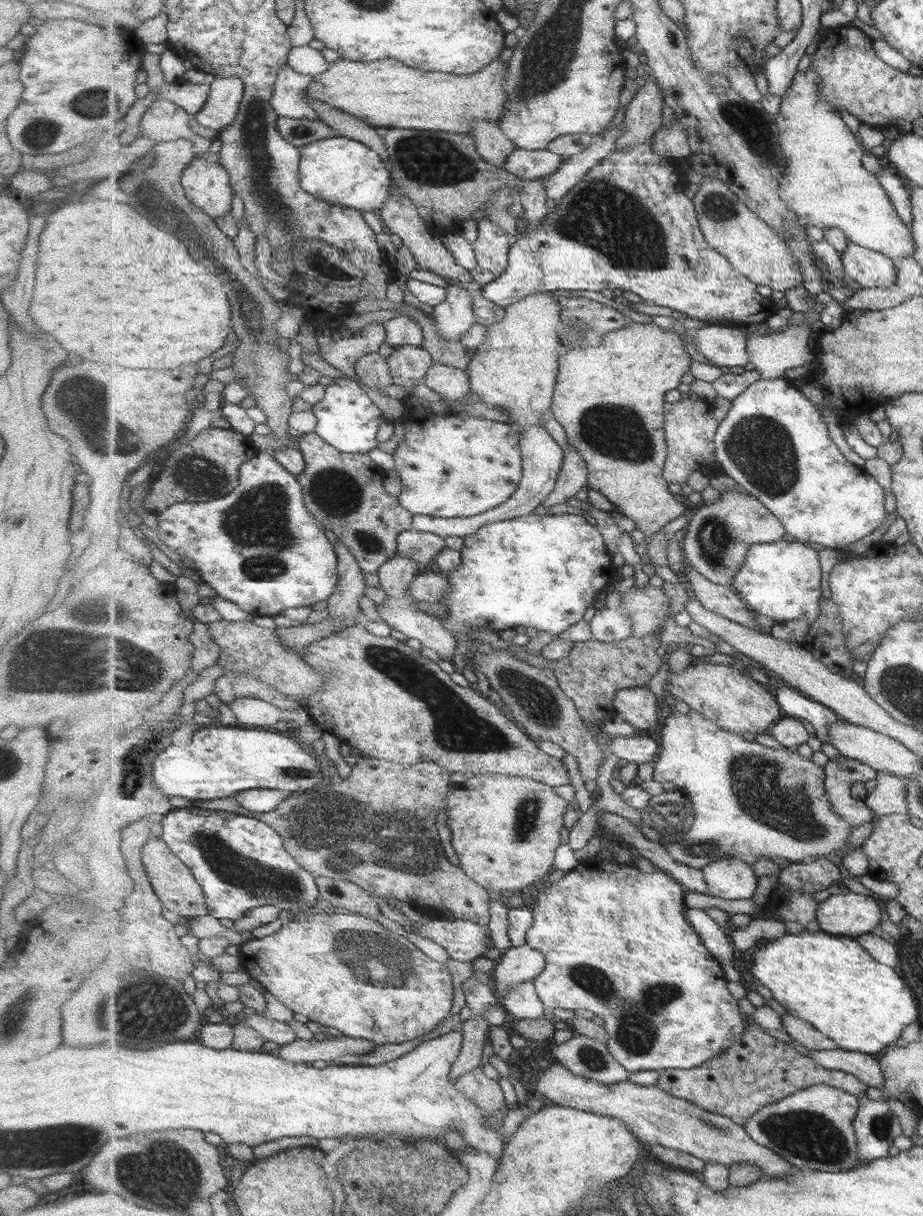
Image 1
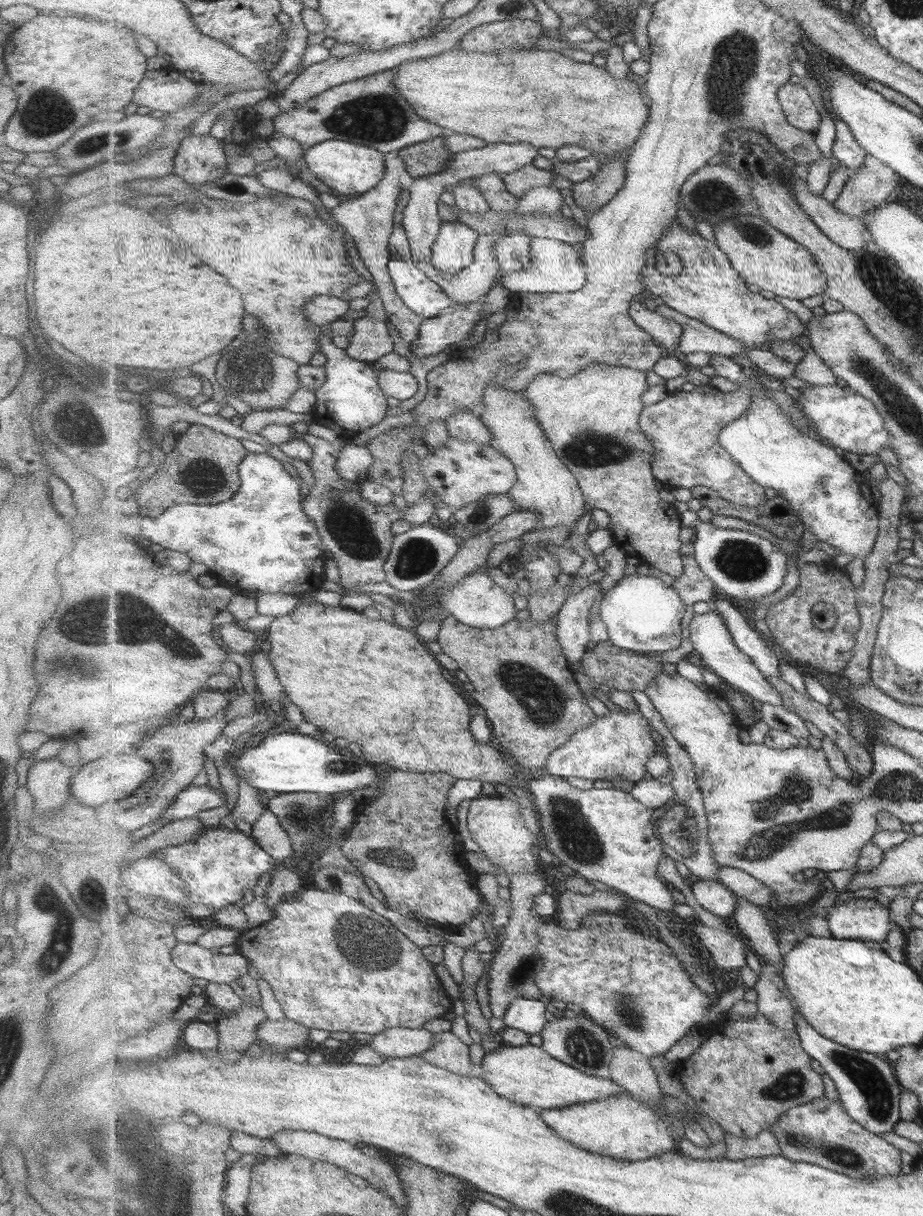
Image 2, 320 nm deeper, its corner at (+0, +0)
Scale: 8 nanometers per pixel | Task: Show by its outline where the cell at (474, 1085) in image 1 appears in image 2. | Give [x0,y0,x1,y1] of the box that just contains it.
[421,1030,478,1075]

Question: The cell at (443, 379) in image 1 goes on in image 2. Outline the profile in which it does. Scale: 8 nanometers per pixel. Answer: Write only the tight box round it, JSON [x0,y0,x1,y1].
[447,410,493,444]

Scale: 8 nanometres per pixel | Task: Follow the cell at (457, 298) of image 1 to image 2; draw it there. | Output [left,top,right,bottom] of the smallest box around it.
[433,221,481,274]

